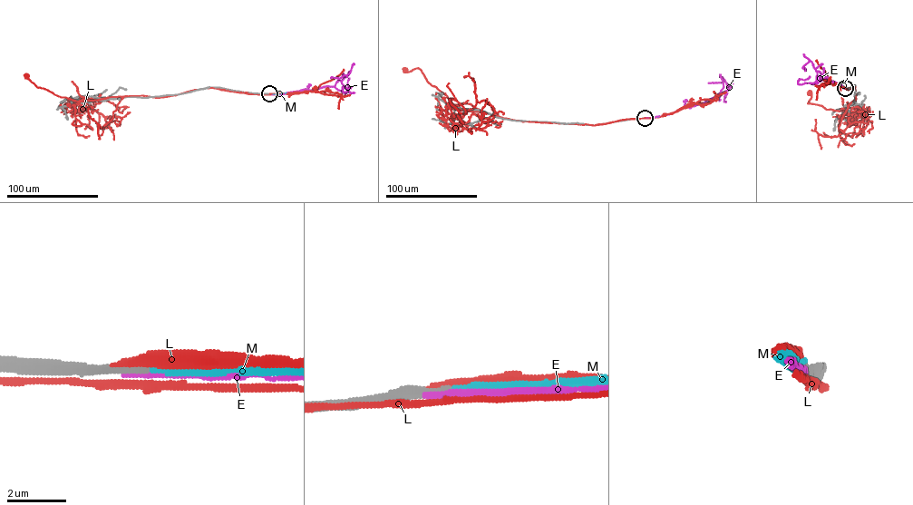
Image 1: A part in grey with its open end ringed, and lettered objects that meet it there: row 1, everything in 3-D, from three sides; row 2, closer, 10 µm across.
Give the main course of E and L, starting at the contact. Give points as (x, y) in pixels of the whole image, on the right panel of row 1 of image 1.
E: (845, 88), (828, 77), (812, 84), (797, 83), (800, 79), (805, 80), (809, 76)
L: (845, 88), (855, 86), (856, 100), (841, 109), (845, 111), (808, 103), (811, 96), (809, 92)

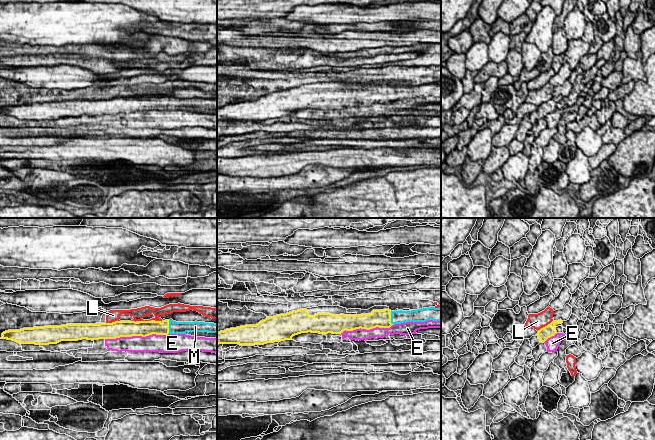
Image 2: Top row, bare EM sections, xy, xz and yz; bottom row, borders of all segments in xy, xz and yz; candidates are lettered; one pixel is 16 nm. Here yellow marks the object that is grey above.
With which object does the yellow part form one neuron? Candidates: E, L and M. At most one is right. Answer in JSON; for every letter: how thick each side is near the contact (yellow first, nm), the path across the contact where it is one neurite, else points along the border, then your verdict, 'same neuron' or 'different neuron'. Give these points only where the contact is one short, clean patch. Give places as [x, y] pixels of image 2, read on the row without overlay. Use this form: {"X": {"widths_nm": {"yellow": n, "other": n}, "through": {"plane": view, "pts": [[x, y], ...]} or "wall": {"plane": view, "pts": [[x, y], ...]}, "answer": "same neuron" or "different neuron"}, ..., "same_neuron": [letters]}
{"E": {"widths_nm": {"yellow": 260, "other": 260}, "answer": "different neuron"}, "L": {"widths_nm": {"yellow": 200, "other": 260}, "answer": "different neuron"}, "M": {"widths_nm": {"yellow": 220, "other": 190}, "answer": "same neuron"}, "same_neuron": ["M"]}

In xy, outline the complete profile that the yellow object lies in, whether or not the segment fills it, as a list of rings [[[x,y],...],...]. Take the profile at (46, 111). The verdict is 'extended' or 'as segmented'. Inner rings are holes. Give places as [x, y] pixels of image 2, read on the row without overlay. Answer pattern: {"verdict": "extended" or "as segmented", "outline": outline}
{"verdict": "extended", "outline": [[[173,96],[66,100],[8,106],[2,109],[1,115],[12,116],[19,120],[49,121],[61,117],[78,117],[82,115],[116,115],[132,112],[146,113],[152,110],[186,110],[187,108],[217,109],[217,100],[197,97],[176,98]]]}

